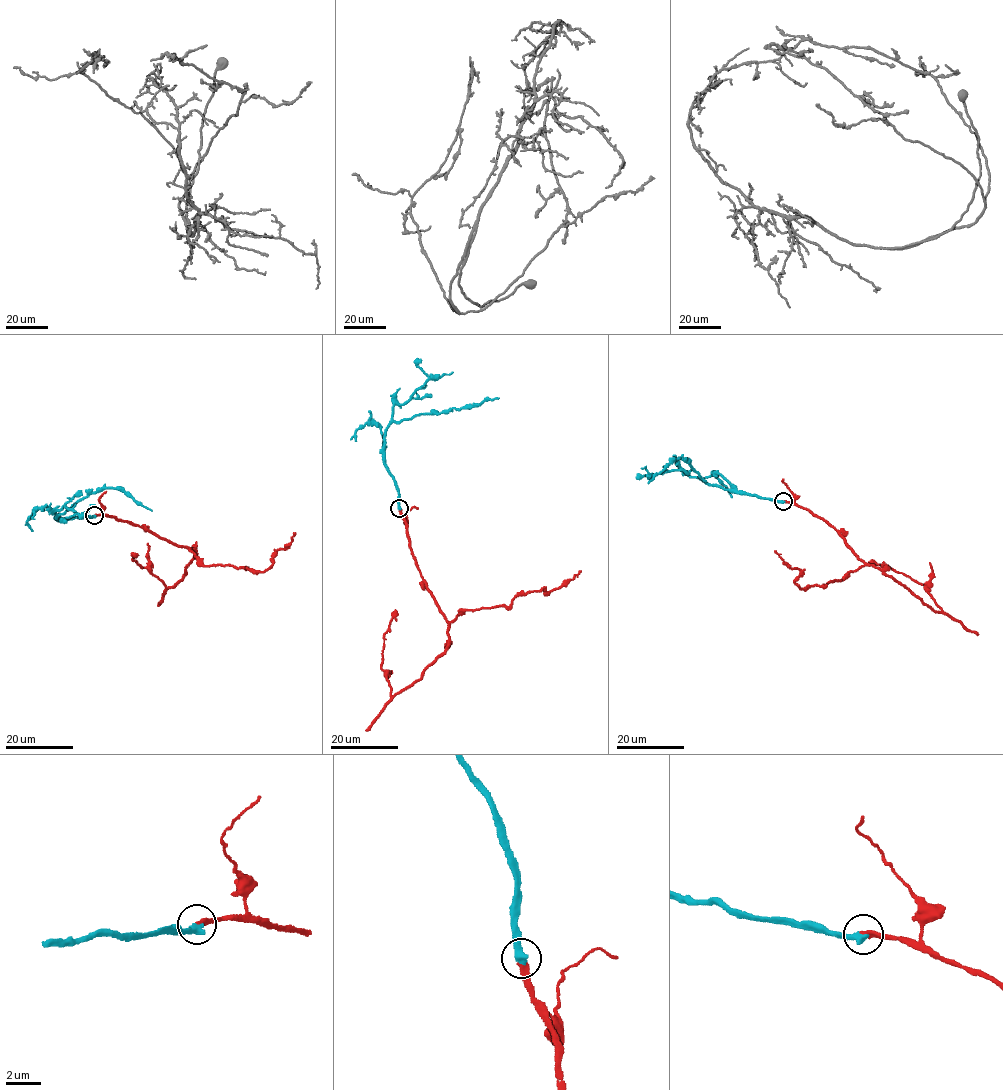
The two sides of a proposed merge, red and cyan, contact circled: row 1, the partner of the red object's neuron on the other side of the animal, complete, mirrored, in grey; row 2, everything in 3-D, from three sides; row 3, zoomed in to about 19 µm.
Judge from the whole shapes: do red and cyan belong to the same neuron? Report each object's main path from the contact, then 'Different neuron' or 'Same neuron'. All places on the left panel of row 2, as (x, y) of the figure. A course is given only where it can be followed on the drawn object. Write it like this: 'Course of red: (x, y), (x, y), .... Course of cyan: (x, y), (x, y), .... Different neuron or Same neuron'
Course of red: (94, 515), (143, 527), (196, 555), (186, 573), (168, 587), (133, 561), (133, 555). Course of cyan: (94, 515), (55, 518), (90, 494), (105, 488), (123, 490), (151, 511). Same neuron

